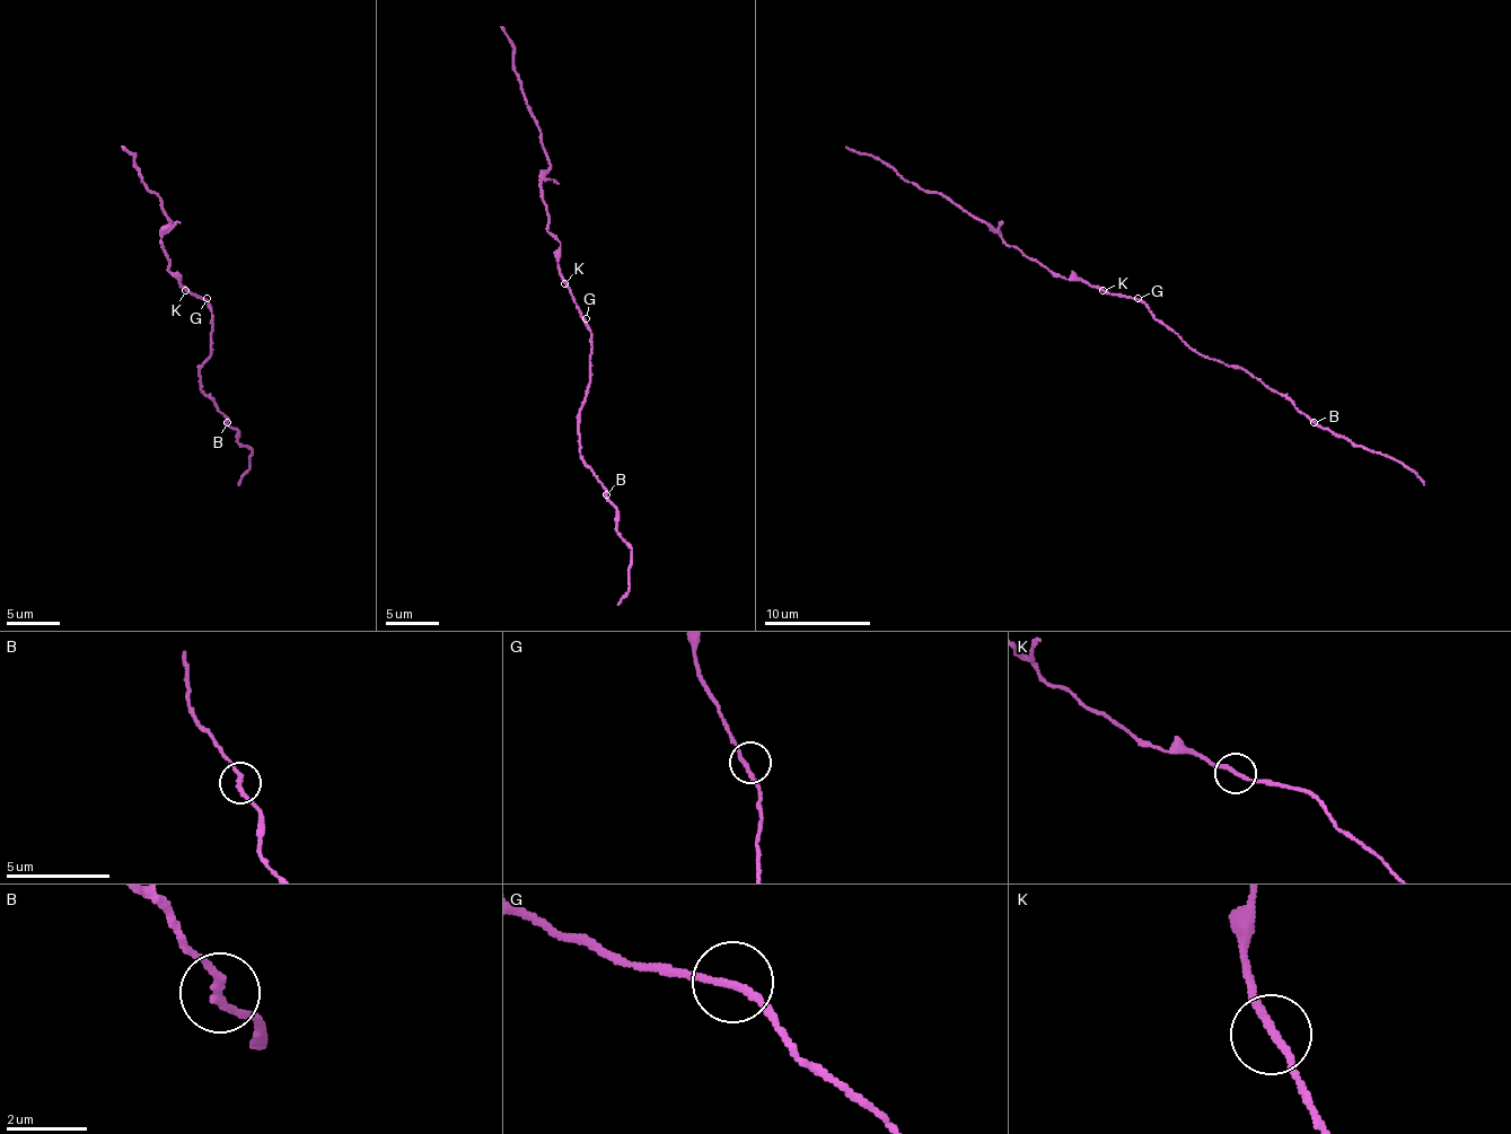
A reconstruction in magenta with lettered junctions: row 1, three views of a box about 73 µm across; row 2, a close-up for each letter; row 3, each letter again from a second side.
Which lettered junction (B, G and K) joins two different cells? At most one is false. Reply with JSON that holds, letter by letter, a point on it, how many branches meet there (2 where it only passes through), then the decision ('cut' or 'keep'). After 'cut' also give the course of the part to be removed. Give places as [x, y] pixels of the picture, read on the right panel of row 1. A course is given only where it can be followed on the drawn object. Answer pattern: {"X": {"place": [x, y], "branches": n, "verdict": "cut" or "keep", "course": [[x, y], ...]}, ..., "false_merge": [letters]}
{"B": {"place": [1314, 422], "branches": 2, "verdict": "keep"}, "G": {"place": [1138, 298], "branches": 2, "verdict": "keep"}, "K": {"place": [1103, 290], "branches": 2, "verdict": "keep"}, "false_merge": []}

